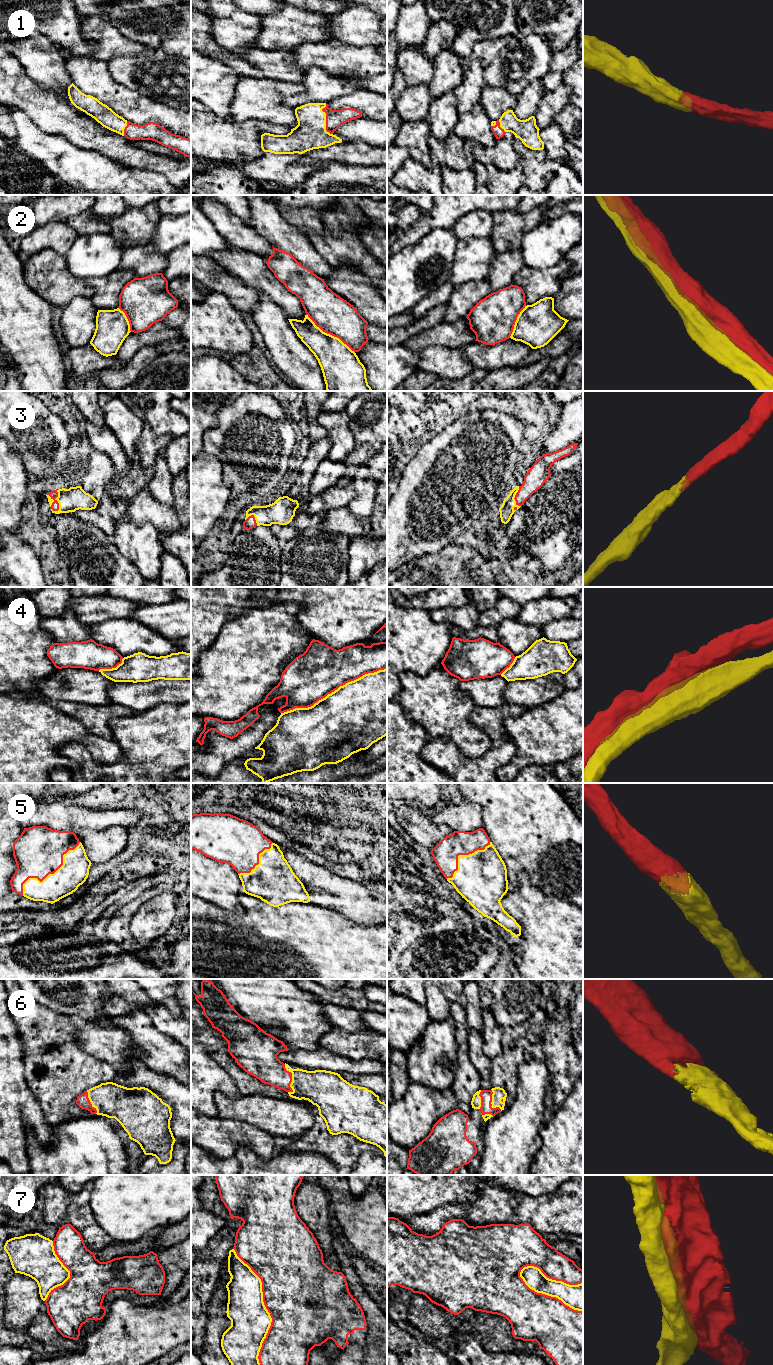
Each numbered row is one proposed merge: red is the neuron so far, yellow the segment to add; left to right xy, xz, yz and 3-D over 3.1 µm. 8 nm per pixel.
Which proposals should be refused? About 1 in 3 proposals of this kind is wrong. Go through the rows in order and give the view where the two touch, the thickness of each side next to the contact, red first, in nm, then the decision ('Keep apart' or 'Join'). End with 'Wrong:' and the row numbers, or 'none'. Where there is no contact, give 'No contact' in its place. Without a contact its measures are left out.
1: Touches red in xz. Thickness 140 nm (red) against 260 nm. Join
2: Touches red in xz. Thickness 300 nm (red) against 300 nm. Keep apart
3: Touches red in xy. Thickness 70 nm (red) against 190 nm. Join
4: Touches red in xz. Thickness 400 nm (red) against 500 nm. Keep apart
5: Touches red in xy. Thickness 400 nm (red) against 220 nm. Join
6: Touches red in xz. Thickness 240 nm (red) against 280 nm. Join
7: Touches red in yz. Thickness 380 nm (red) against 200 nm. Join
Wrong: 2, 4

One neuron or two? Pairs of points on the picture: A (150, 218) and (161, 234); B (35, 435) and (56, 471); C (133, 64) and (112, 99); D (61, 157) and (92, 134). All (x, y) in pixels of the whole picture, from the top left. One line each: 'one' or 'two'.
A: two
B: one
C: two
D: two

